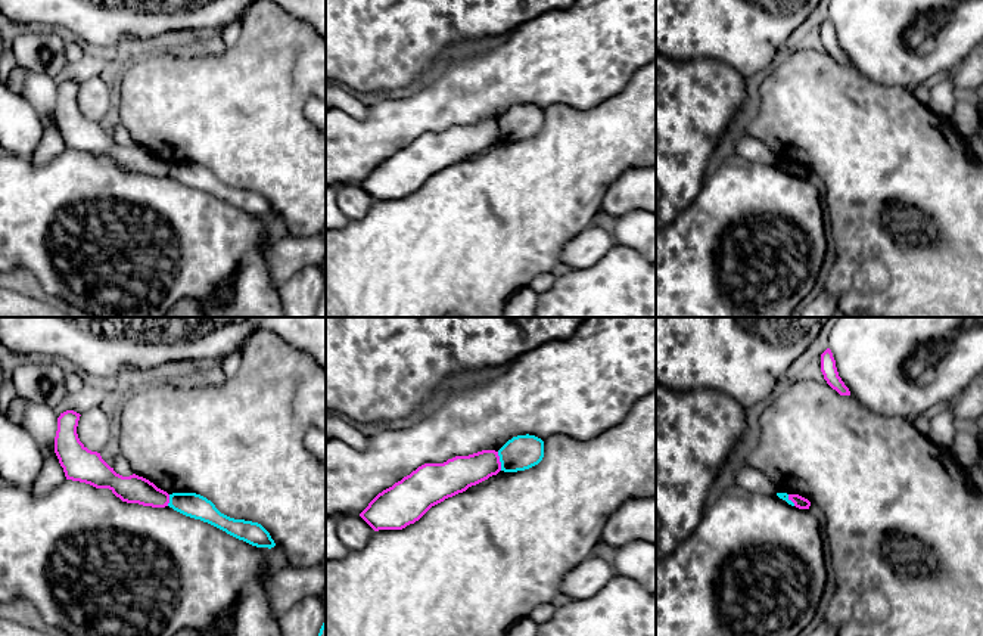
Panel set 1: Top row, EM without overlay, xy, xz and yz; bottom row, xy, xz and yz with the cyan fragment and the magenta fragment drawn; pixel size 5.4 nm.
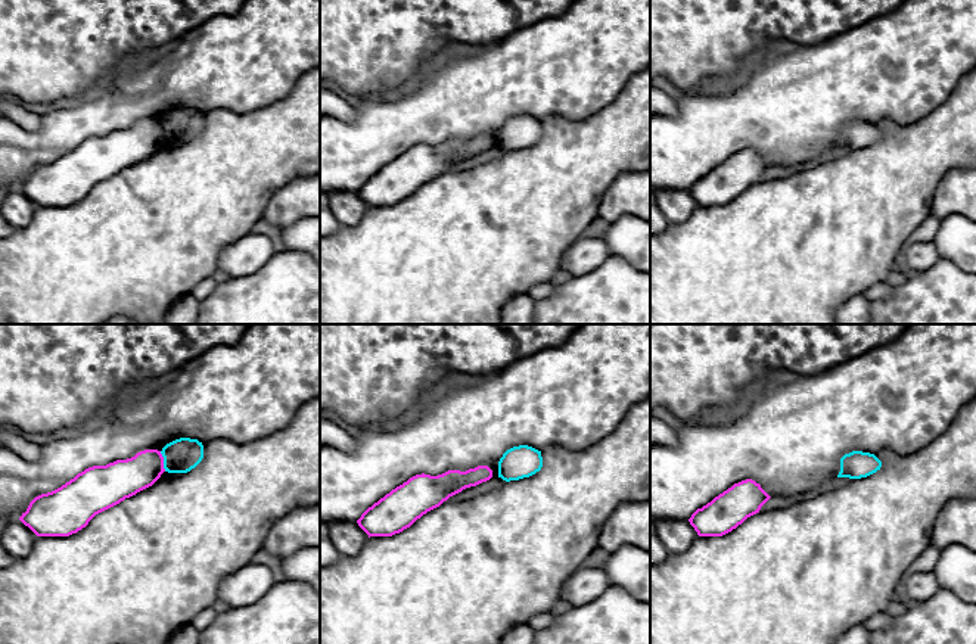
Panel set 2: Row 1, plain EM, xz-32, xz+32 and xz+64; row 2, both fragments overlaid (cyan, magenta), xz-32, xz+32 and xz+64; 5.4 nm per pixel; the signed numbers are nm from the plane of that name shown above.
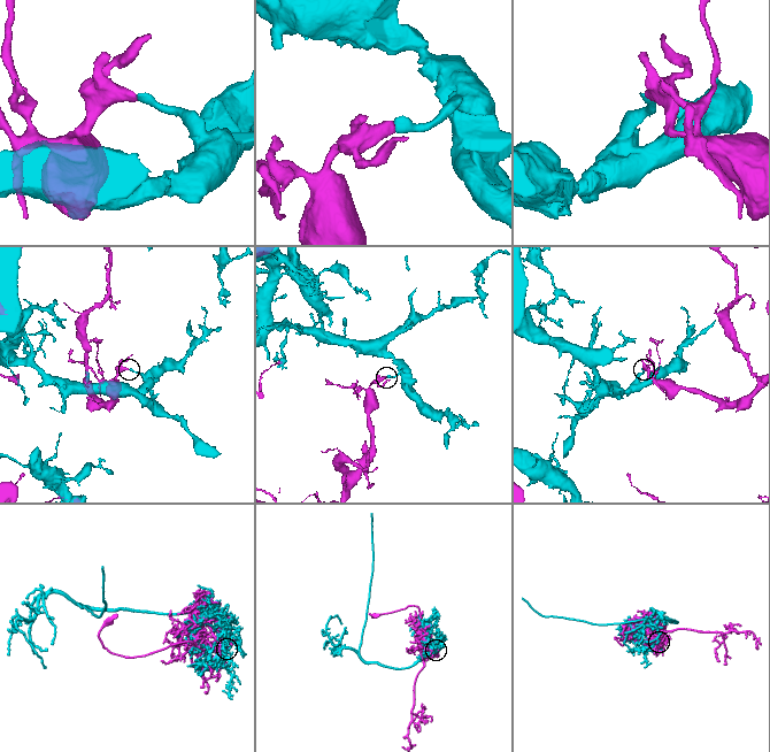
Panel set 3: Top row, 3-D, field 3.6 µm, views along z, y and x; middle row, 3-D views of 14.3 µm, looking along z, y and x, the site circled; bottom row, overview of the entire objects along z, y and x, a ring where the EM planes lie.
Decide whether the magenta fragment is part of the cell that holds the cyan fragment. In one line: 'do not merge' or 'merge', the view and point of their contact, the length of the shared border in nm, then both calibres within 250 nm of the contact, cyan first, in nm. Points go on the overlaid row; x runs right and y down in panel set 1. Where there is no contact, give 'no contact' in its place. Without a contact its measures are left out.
do not merge | xz (500, 461) | 110 nm | 190/190 nm

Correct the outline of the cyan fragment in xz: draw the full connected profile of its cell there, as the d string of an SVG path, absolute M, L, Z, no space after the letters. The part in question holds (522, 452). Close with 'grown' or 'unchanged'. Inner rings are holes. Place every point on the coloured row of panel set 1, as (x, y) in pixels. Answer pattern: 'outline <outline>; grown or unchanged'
outline M517 435L498 450L501 471L517 472L538 465L544 457L544 441L535 435Z; unchanged

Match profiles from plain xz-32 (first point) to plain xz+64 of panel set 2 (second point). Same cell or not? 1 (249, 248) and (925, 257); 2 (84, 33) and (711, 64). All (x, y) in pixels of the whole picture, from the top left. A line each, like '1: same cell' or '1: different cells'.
1: same cell
2: same cell

